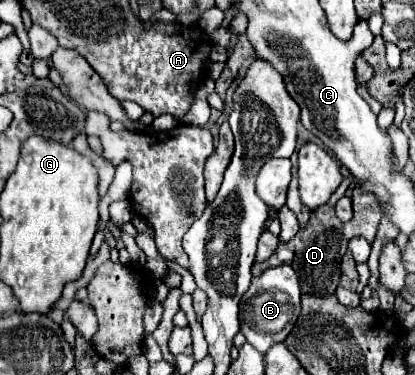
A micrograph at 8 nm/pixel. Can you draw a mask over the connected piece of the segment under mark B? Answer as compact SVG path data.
M288 265L270 267L260 277L252 279L250 289L242 297L240 333L254 349L266 353L274 343L280 343L288 337L298 315L300 315L300 285L294 269L290 269Z

